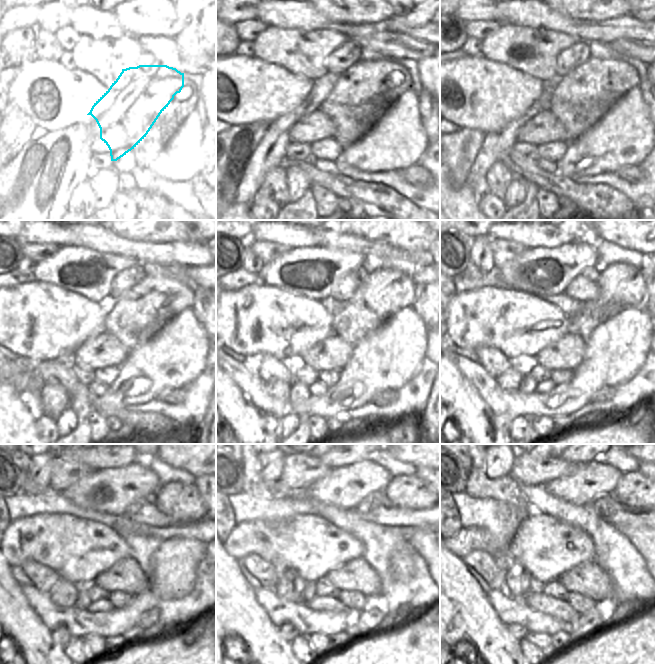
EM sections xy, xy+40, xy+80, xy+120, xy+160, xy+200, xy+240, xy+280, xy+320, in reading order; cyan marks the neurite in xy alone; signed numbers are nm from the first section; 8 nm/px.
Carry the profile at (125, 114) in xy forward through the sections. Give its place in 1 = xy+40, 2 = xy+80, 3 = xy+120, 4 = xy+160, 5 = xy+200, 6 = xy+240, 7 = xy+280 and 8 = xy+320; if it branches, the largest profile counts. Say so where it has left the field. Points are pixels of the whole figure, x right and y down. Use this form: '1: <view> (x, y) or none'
1: xy+40 (363, 93)
2: xy+80 (583, 96)
3: xy+120 (134, 318)
4: xy+160 (385, 292)
5: xy+200 (622, 283)
6: xy+240 (182, 503)
7: xy+280 (406, 491)
8: xy+320 (634, 491)

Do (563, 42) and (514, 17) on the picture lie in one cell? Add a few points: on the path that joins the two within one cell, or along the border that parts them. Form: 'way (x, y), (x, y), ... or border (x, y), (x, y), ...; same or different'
border (513, 24), (533, 28), (548, 28), (559, 32); different

